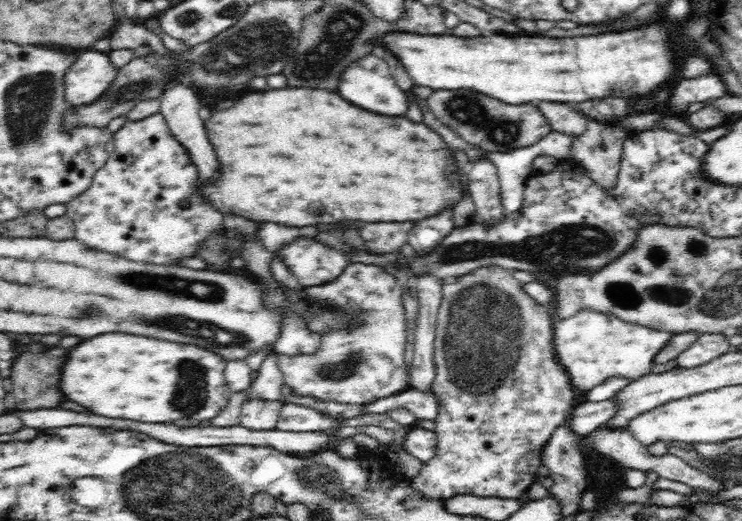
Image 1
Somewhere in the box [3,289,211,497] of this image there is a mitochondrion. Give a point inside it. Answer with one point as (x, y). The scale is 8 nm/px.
(37, 379)

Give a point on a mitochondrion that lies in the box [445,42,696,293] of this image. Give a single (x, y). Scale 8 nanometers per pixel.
(660, 254)

